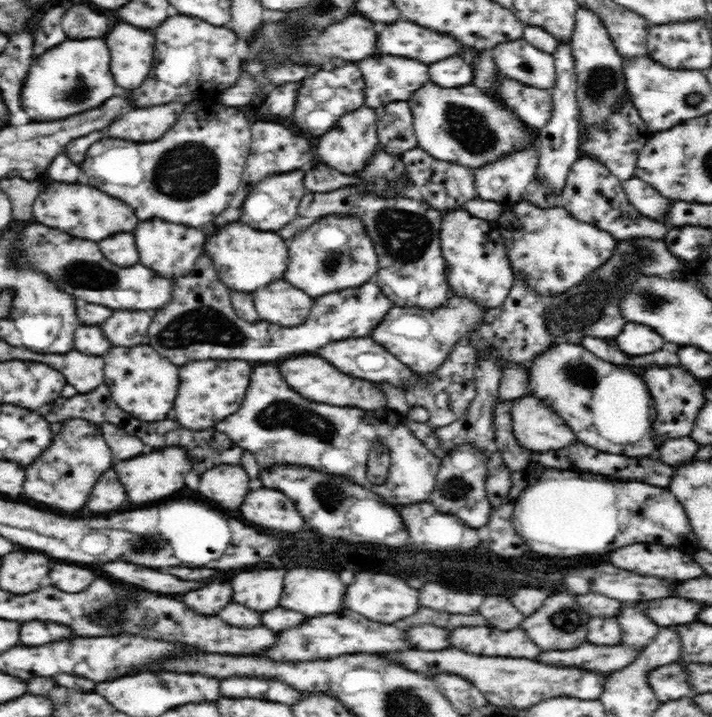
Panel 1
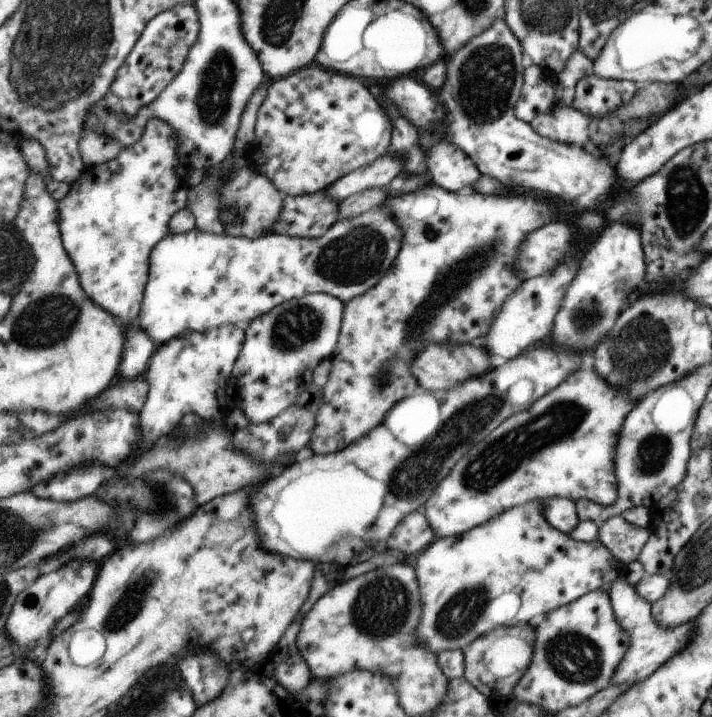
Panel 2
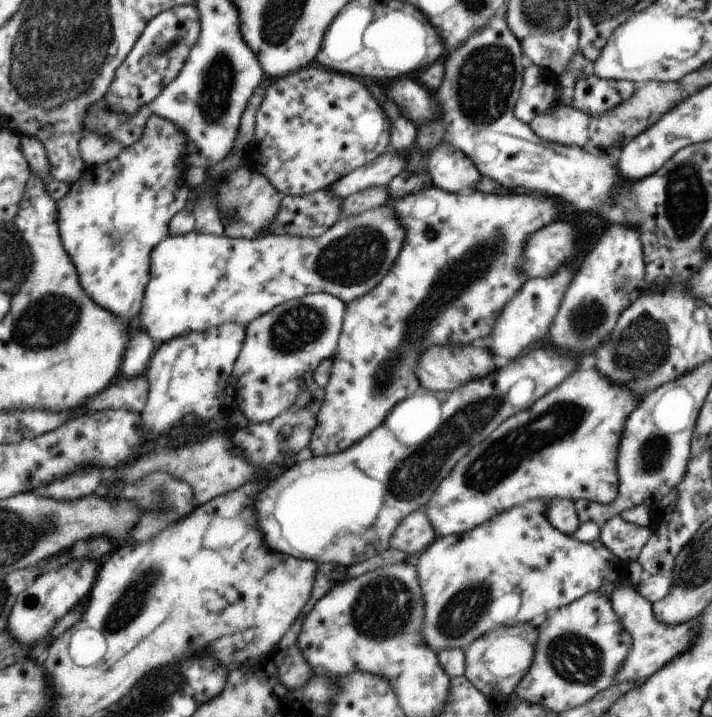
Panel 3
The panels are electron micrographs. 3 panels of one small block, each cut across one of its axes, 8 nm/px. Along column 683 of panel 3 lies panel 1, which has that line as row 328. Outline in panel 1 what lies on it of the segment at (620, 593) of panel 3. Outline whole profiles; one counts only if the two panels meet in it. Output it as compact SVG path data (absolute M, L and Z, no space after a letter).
M633 322L626 323L614 340L618 348L631 357L646 354L652 356L655 352L662 350L665 341L663 336L656 334L656 331L649 326Z

